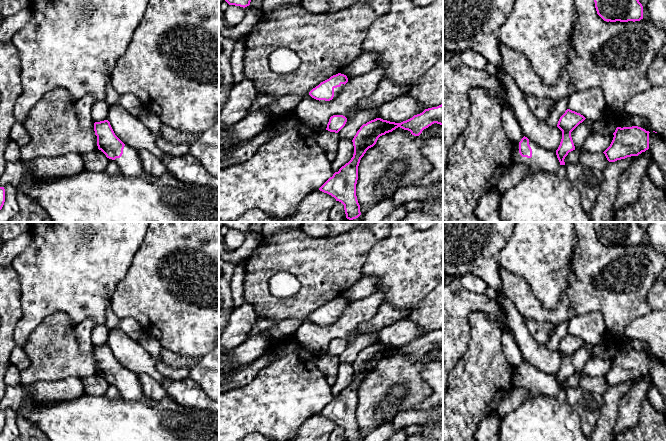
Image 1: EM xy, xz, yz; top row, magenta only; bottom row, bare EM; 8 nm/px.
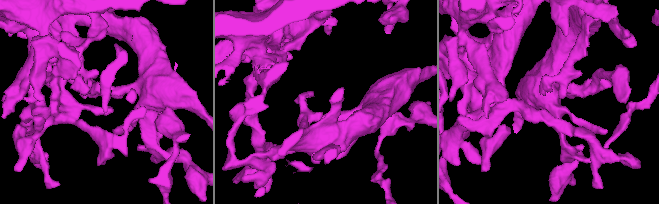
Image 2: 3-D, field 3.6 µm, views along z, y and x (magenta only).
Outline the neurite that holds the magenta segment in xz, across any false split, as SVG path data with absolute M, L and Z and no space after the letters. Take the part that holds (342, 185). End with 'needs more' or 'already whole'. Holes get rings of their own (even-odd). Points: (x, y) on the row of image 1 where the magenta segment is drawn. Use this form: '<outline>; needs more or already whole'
M443 104L425 109L422 113L401 123L376 118L363 124L352 140L354 154L351 160L335 172L319 190L331 195L344 205L347 219L358 218L361 215L356 196L358 166L366 151L376 144L380 136L398 127L410 131L414 136L419 136L424 129L434 123L443 126Z; already whole

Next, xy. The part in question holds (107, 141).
M109 120L94 123L97 146L109 161L115 161L120 174L134 177L144 173L138 150L125 145L114 133Z; needs more

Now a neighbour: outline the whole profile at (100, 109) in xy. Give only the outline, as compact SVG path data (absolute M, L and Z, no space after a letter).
M105 100L96 101L92 107L92 119L95 122L100 122L108 119L110 107Z

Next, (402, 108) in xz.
M400 95L390 104L379 108L379 118L390 122L401 123L420 114L425 110L422 104L417 103L407 95Z

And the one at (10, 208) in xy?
M7 185L5 189L5 202L0 210L0 222L9 222L11 218L19 211L17 201L17 189L13 185Z

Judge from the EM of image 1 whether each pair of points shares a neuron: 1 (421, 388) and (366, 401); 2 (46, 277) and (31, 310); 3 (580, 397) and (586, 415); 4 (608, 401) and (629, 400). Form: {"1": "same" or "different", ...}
{"1": "same", "2": "same", "3": "same", "4": "different"}

